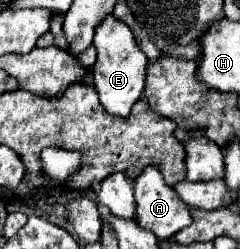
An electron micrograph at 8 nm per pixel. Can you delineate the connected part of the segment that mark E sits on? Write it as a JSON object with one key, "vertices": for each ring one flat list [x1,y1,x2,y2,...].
{"vertices":[[106,16,106,20,96,28,94,46,98,50,98,60,94,64,92,74,94,74,94,88,100,94,100,102,106,108,106,112,126,118,132,106,142,98,144,72,148,66,148,58,138,48,132,30,124,22,118,22,112,16]]}

